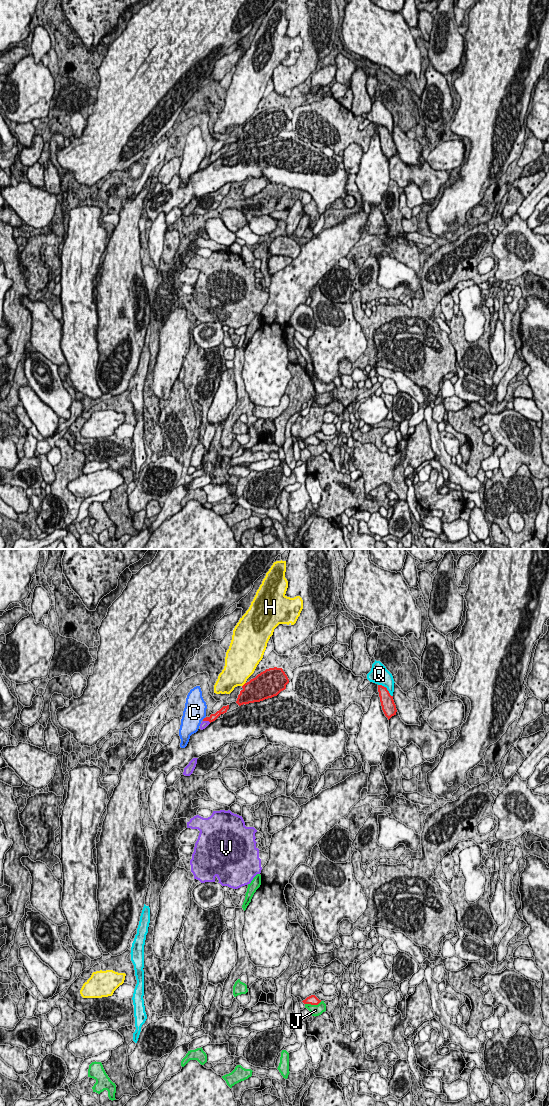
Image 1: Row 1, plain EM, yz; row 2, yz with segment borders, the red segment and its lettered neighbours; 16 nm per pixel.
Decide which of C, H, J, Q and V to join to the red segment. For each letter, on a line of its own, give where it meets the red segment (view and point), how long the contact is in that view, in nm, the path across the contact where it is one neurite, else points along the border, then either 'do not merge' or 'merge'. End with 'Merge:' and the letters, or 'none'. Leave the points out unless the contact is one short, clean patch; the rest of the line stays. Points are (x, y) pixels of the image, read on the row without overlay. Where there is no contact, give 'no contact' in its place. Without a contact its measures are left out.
C: no contact | do not merge
H: yz (244, 124) | 100 nm | do not merge
J: yz (313, 444) | 280 nm | do not merge
Q: yz (386, 128) | 320 nm | do not merge
V: yz (207, 160) | 130 nm | across yz (213, 157), (207, 160), (204, 164) | merge
Merge: V

